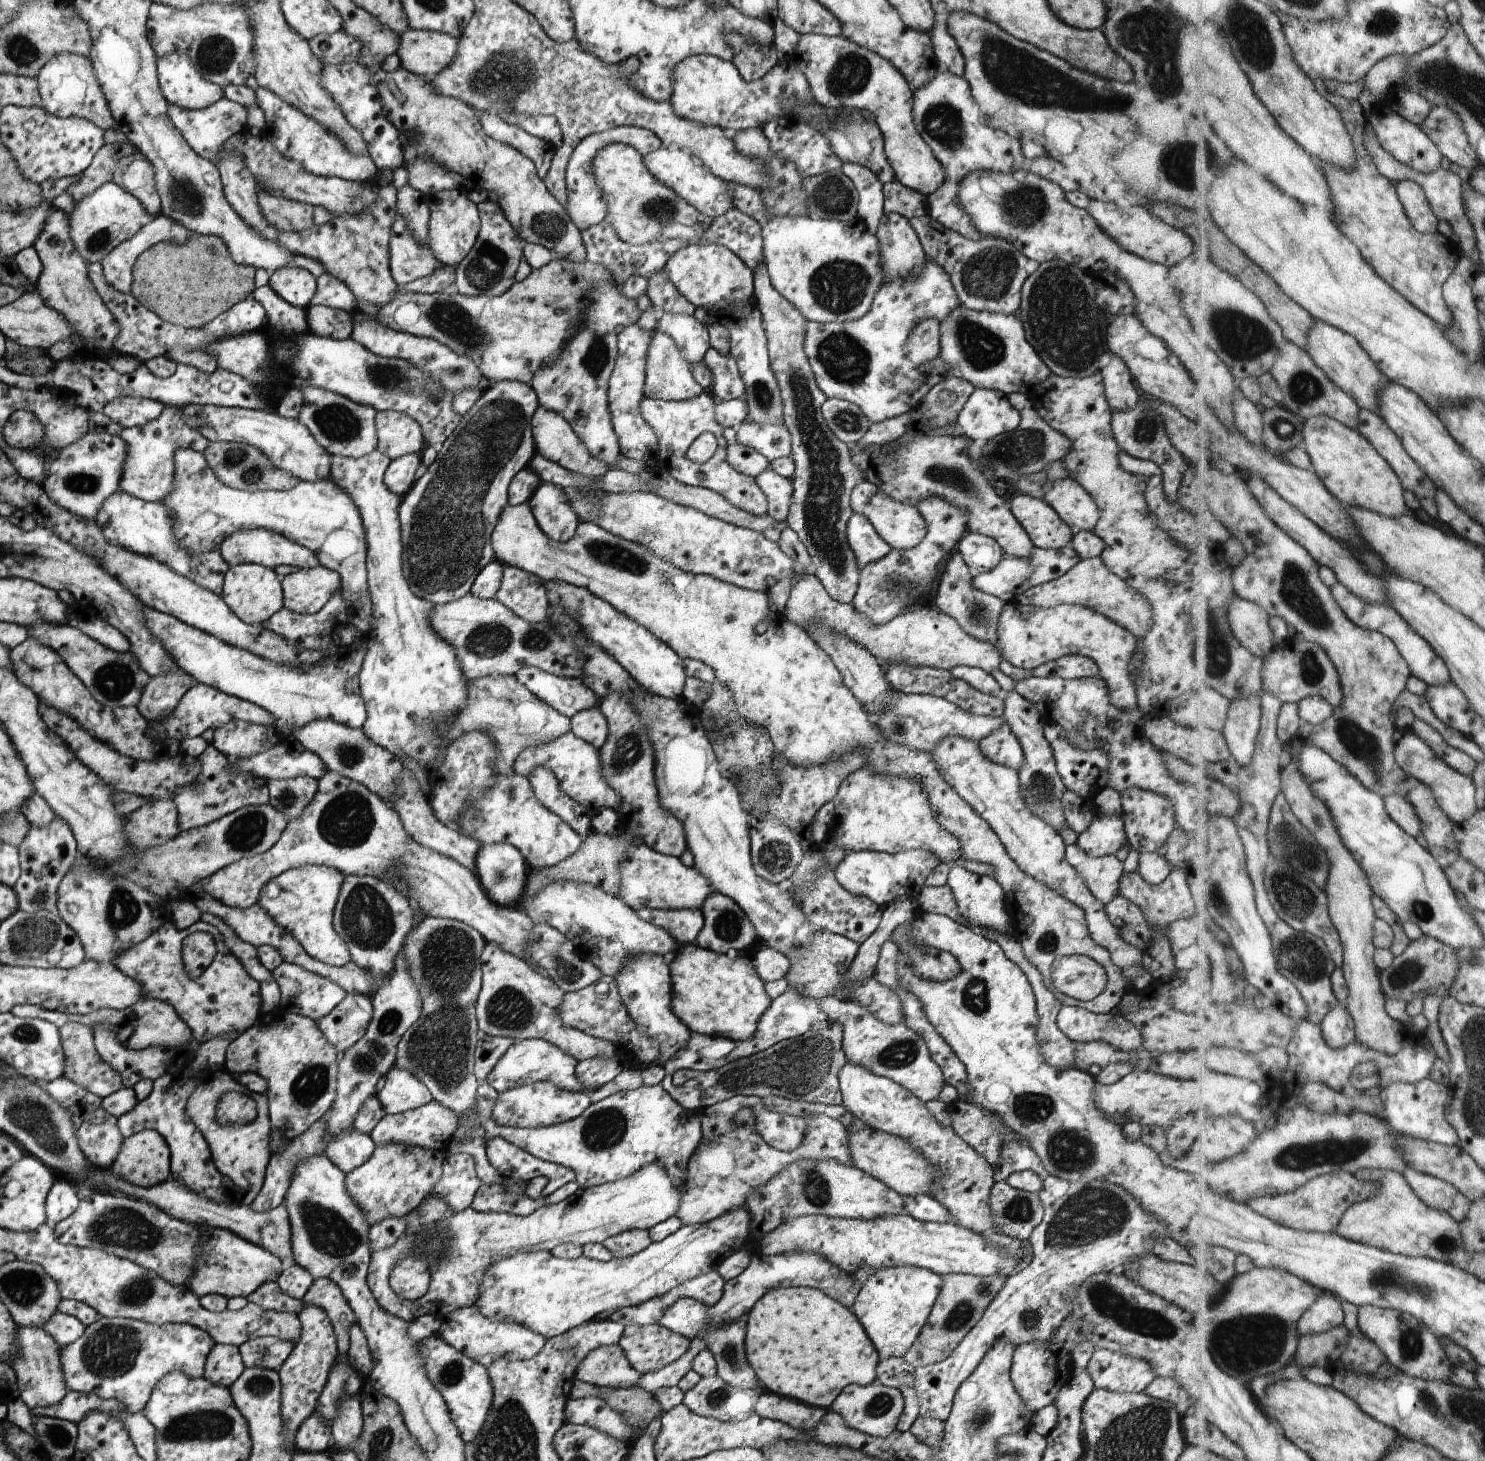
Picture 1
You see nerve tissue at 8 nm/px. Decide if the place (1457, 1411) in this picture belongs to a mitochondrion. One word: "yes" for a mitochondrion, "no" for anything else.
yes

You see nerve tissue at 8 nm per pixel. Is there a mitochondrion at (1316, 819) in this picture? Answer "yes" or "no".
yes

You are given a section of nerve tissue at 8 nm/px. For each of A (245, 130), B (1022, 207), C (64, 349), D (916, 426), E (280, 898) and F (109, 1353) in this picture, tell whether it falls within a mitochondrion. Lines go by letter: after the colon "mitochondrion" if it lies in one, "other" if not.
A: other
B: mitochondrion
C: other
D: other
E: other
F: mitochondrion

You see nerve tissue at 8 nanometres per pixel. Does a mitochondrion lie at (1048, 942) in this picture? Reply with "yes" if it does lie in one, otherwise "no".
yes

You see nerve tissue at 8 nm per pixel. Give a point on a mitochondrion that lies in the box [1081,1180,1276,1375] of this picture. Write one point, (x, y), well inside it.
(1109, 1301)

